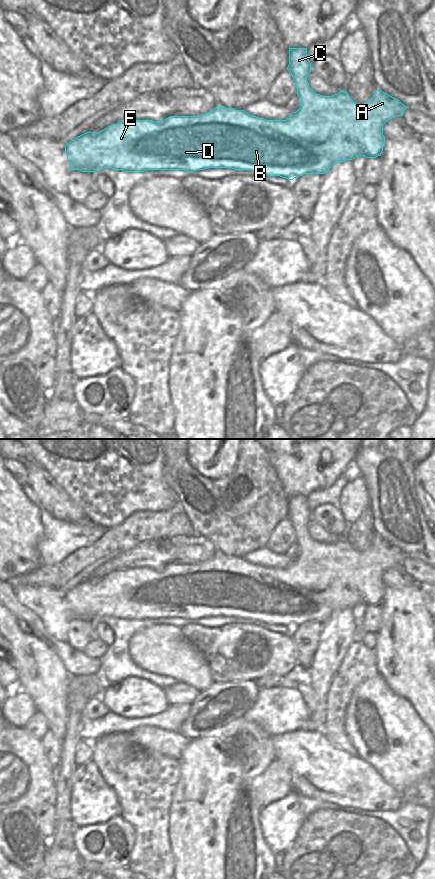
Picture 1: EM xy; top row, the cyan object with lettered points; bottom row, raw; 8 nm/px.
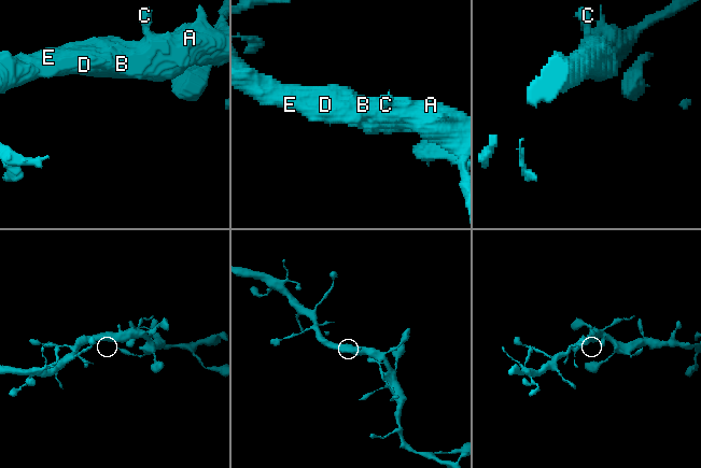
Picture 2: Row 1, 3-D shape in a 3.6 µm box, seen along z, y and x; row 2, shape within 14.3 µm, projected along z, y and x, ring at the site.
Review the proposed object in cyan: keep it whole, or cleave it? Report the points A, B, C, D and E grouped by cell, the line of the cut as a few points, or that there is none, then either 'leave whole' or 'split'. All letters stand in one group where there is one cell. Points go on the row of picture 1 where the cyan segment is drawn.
A B C D E; no cut; leave whole

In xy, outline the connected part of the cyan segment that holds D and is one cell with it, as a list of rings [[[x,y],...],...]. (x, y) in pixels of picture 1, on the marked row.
[[[289,48],[289,65],[287,70],[291,73],[295,81],[295,87],[297,89],[297,95],[301,101],[301,107],[296,112],[293,112],[286,120],[266,120],[264,118],[252,116],[244,110],[226,108],[220,105],[210,112],[200,116],[170,116],[164,120],[158,120],[156,122],[152,120],[130,120],[128,122],[118,122],[108,126],[96,134],[90,131],[86,132],[65,145],[65,153],[71,165],[71,170],[80,170],[82,172],[89,173],[99,172],[104,168],[112,168],[114,170],[122,170],[124,172],[144,172],[146,170],[184,170],[186,172],[194,172],[196,170],[204,170],[206,168],[232,168],[234,170],[252,170],[267,176],[280,176],[288,180],[293,180],[294,178],[298,178],[304,174],[324,174],[334,164],[344,162],[346,160],[353,160],[358,156],[364,156],[366,158],[376,158],[381,156],[385,145],[383,125],[388,120],[396,116],[402,116],[407,107],[396,98],[380,90],[376,90],[373,97],[364,104],[354,102],[349,94],[344,90],[332,96],[322,96],[320,94],[316,94],[309,87],[309,83],[307,81],[307,77],[311,72],[311,66],[312,65],[307,57],[307,48]]]

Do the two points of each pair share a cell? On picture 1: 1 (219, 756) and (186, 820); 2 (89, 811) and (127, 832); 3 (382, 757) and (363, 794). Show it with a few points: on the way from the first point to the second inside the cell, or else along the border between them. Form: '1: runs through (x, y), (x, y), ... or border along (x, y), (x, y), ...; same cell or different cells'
1: runs through (217, 772), (199, 792), (194, 804); same cell
2: border along (119, 814), (101, 823), (83, 826); different cells
3: border along (357, 755), (364, 759), (392, 786); different cells

